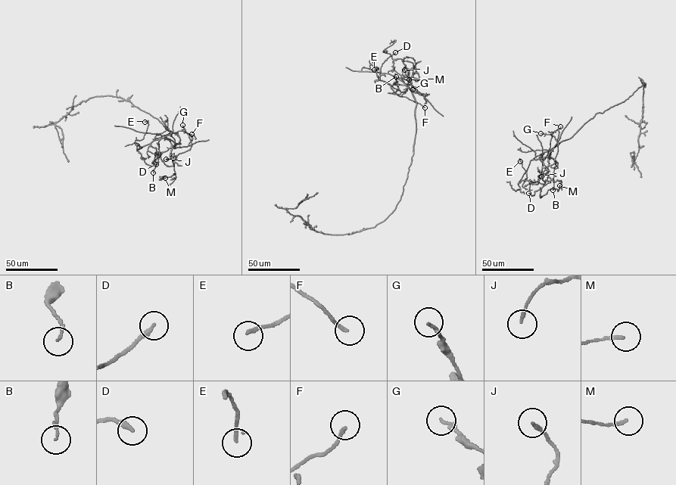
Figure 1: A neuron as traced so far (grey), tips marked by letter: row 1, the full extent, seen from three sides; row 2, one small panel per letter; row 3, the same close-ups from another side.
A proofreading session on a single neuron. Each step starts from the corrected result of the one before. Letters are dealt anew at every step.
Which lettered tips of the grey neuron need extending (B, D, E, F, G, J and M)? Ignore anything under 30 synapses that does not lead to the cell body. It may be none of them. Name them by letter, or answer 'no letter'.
no letter

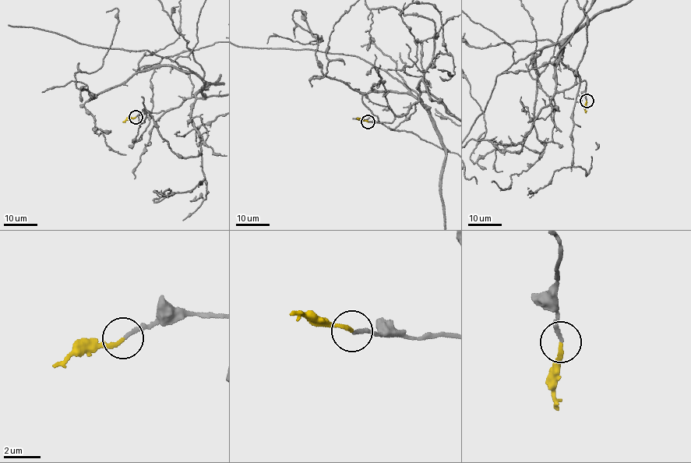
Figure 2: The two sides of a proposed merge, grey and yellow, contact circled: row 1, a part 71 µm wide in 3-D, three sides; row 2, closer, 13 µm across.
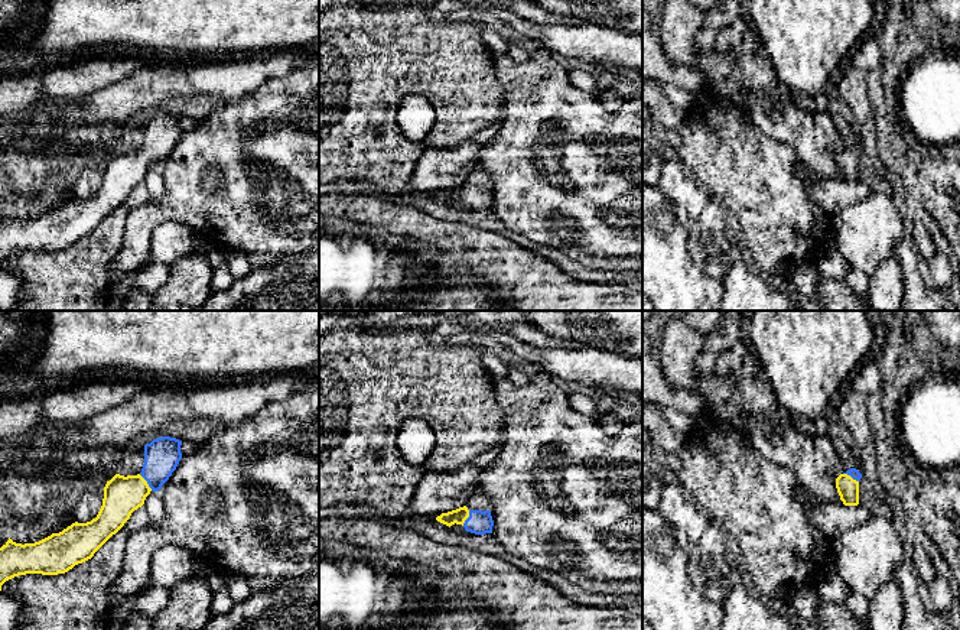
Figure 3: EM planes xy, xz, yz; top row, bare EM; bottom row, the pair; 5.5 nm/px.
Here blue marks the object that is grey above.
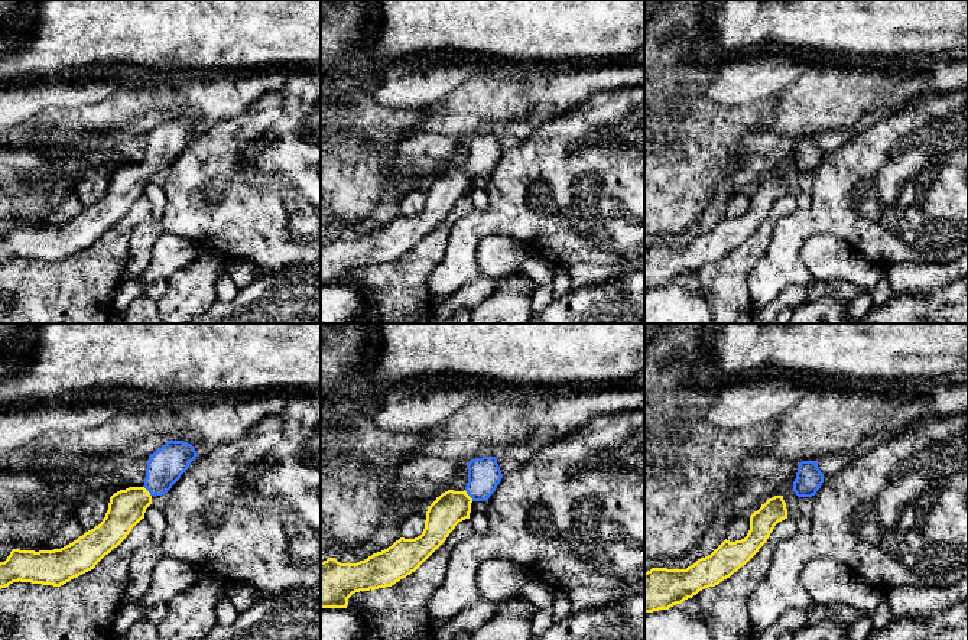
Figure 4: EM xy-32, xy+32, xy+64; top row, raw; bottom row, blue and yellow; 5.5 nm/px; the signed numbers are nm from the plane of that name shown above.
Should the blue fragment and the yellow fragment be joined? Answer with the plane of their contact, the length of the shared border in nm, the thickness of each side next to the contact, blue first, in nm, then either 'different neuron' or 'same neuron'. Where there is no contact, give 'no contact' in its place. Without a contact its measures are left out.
xy | 120 nm | 200/200 nm | same neuron

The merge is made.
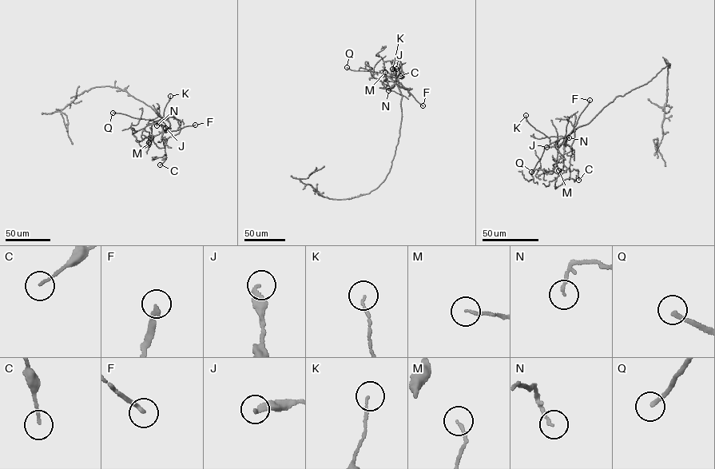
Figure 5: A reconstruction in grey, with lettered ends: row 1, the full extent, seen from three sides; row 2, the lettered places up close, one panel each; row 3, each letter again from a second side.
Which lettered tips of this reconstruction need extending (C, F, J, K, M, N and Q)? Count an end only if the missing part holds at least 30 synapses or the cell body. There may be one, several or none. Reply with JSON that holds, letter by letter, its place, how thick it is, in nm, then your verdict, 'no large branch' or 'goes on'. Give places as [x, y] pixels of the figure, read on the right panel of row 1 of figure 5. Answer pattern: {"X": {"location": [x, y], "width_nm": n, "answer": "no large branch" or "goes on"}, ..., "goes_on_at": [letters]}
{"C": {"location": [578, 180], "width_nm": 120, "answer": "no large branch"}, "F": {"location": [589, 100], "width_nm": 200, "answer": "goes on"}, "J": {"location": [546, 147], "width_nm": 280, "answer": "no large branch"}, "K": {"location": [526, 115], "width_nm": 80, "answer": "no large branch"}, "M": {"location": [558, 170], "width_nm": 120, "answer": "no large branch"}, "N": {"location": [569, 137], "width_nm": 120, "answer": "no large branch"}, "Q": {"location": [531, 172], "width_nm": 200, "answer": "goes on"}, "goes_on_at": ["F", "Q"]}

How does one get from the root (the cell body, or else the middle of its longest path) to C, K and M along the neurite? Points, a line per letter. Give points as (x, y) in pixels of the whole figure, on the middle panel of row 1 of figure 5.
C: (391, 166), (402, 115), (402, 96), (395, 79), (399, 72), (403, 73), (404, 77), (400, 76)
K: (391, 166), (402, 115), (402, 95), (398, 85), (387, 76), (392, 74), (392, 69)
M: (391, 166), (399, 136), (402, 96), (394, 82), (384, 81), (385, 72)

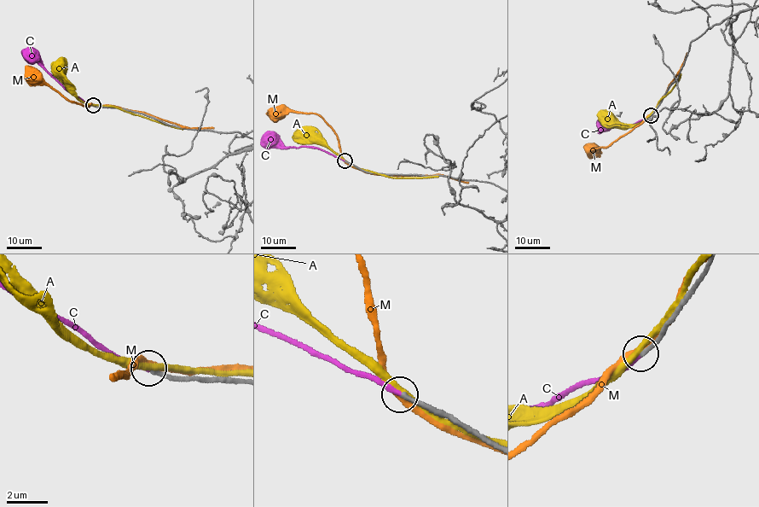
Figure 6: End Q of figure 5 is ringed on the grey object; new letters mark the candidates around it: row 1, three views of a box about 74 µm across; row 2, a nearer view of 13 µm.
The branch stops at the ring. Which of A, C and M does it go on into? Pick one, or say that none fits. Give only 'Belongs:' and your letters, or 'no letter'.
Belongs: C

